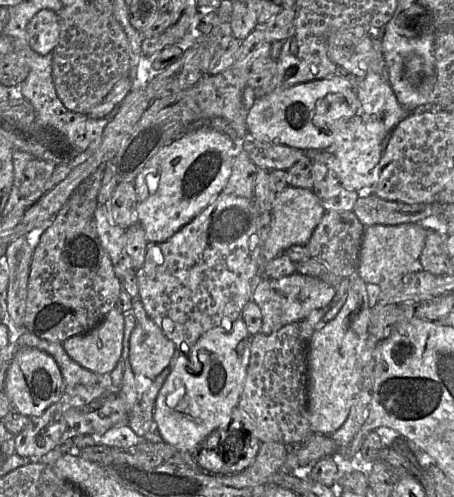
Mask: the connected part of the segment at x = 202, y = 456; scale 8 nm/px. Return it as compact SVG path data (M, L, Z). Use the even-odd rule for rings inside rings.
M238 407L231 414L230 421L211 432L193 450L192 455L202 471L212 474L230 475L249 467L256 458L261 442L240 420Z

